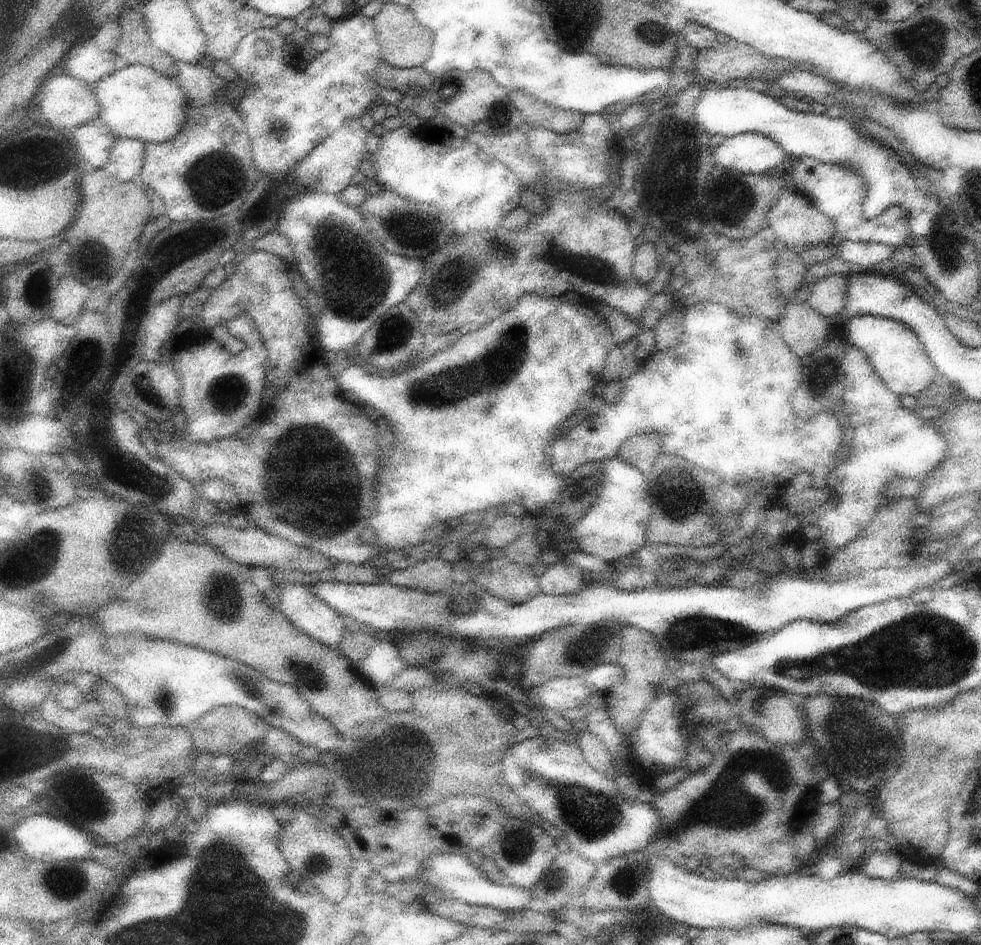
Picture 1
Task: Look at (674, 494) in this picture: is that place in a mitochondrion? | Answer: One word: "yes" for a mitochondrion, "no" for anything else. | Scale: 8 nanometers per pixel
yes

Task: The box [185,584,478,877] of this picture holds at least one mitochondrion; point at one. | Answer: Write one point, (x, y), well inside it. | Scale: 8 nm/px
(404, 764)

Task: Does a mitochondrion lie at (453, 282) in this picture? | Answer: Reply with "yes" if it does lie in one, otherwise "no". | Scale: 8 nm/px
yes

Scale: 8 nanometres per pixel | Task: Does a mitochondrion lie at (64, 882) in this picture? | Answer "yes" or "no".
no

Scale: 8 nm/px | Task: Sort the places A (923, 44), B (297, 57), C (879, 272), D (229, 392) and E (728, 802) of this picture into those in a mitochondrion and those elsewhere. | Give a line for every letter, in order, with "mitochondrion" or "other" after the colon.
A: mitochondrion
B: other
C: other
D: mitochondrion
E: mitochondrion

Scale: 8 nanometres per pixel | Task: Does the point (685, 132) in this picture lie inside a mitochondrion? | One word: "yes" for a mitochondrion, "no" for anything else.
no

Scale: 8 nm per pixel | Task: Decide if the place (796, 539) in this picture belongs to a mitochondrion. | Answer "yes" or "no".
no

